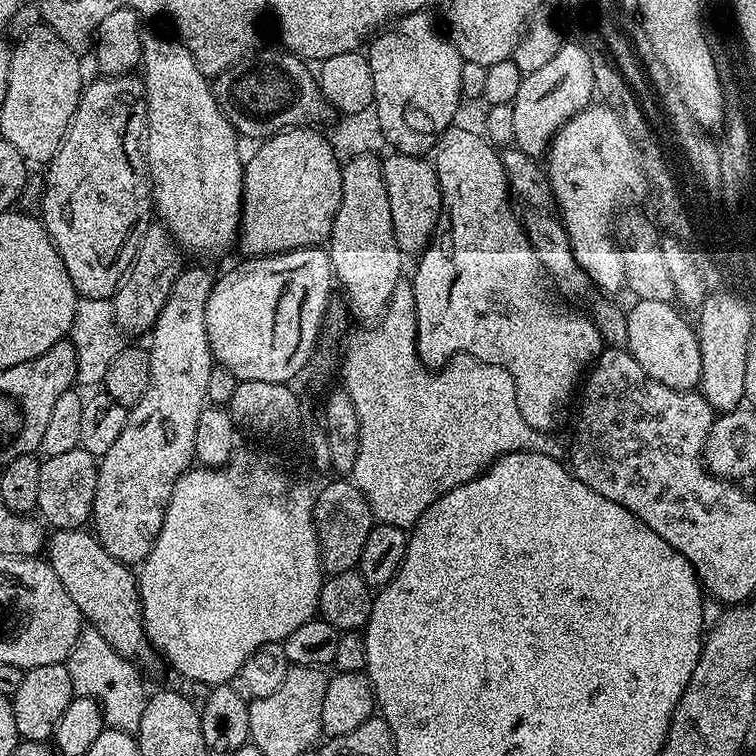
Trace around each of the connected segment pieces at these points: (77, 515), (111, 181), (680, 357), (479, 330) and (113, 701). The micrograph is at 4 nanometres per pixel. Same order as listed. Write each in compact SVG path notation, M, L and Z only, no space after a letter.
M79 447L70 450L67 454L47 457L40 465L36 503L43 523L53 529L84 528L92 519L92 503L97 486L98 460L85 448Z
M136 74L101 75L99 79L89 79L85 83L68 133L64 135L54 158L46 165L43 173L44 197L41 198L38 212L77 293L86 298L106 300L115 296L116 288L128 273L140 245L140 236L146 234L153 219L154 205L146 156L142 151L148 126L148 103L144 101L143 79Z
M636 300L632 309L627 309L626 334L628 342L626 350L654 378L654 382L662 382L662 386L670 386L670 390L679 392L693 391L699 385L702 374L702 354L700 353L700 337L697 329L692 328L675 312L675 307L666 302L650 302Z
M453 126L446 129L436 139L434 156L440 159L440 164L438 163L440 175L440 217L436 223L436 230L432 233L431 240L428 241L427 248L419 253L417 260L420 261L416 264L416 273L411 273L410 276L412 289L414 290L414 310L416 311L416 354L425 368L429 370L443 368L457 354L473 356L487 364L502 366L514 378L518 410L522 410L522 418L526 418L526 422L534 430L551 433L553 431L552 427L559 422L560 415L567 410L568 403L571 400L573 403L574 393L577 391L586 370L591 369L595 365L596 357L604 351L606 347L604 340L600 337L600 331L597 330L595 323L589 317L587 320L586 317L579 316L576 312L571 312L566 305L559 304L556 301L557 293L550 287L549 281L546 279L545 269L538 262L538 258L526 238L523 223L518 219L518 216L512 213L512 204L508 201L510 189L508 179L504 173L504 167L500 161L500 152L479 131L476 133L471 132L468 128Z
M88 626L83 629L66 661L68 673L72 679L72 691L78 696L91 696L100 704L107 727L117 728L123 732L136 733L142 722L142 710L146 699L144 680L135 663L127 660L98 630Z

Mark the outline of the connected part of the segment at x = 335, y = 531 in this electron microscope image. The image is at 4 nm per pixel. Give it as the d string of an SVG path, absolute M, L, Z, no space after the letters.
M336 478L314 496L312 509L316 523L316 537L320 543L320 566L325 573L350 572L359 565L362 558L362 546L366 546L366 537L370 534L372 511L358 486L348 478Z

